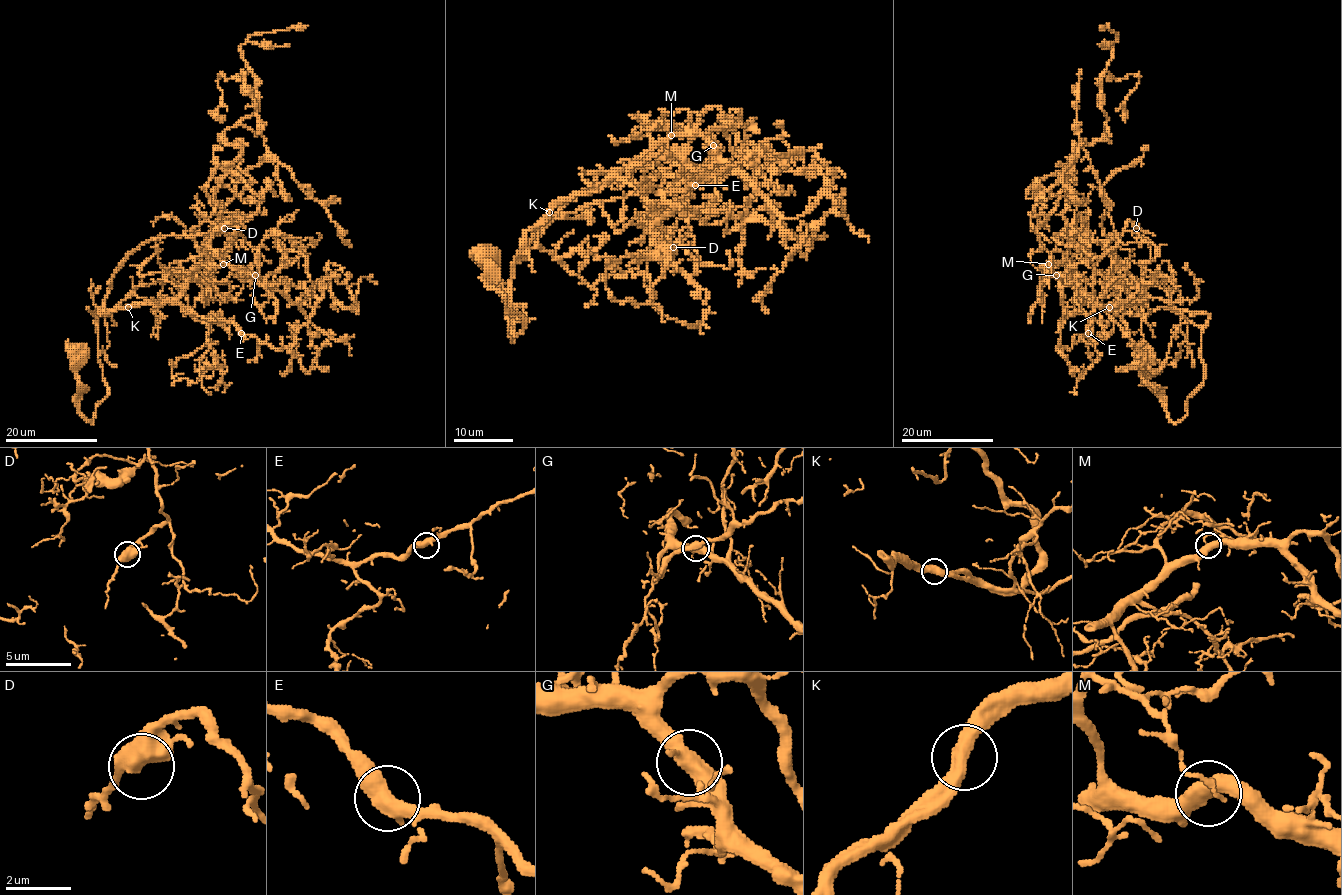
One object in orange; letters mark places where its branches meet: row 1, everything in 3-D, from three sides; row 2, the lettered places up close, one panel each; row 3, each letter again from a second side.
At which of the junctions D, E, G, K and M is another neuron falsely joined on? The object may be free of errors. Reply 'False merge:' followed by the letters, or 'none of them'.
False merge: none of them

